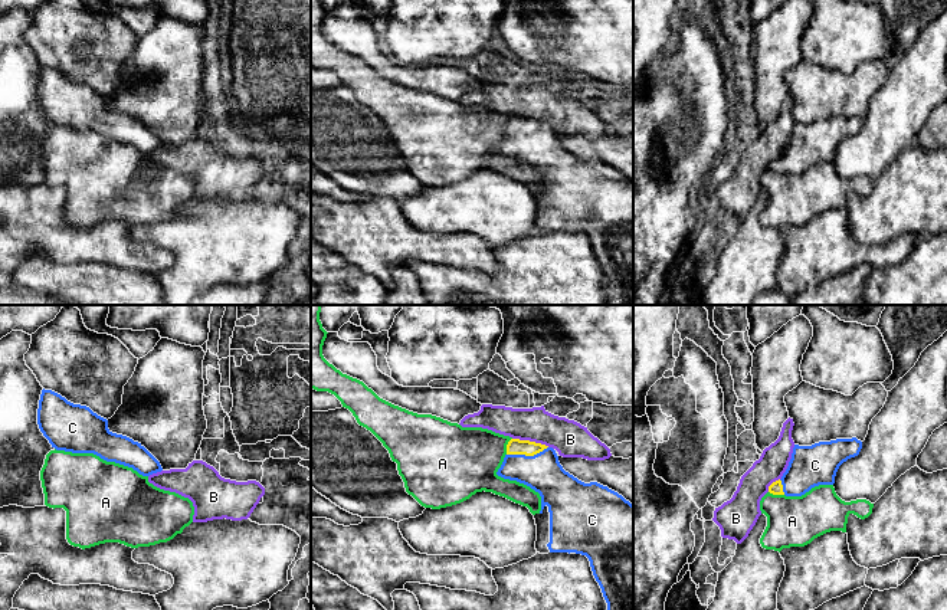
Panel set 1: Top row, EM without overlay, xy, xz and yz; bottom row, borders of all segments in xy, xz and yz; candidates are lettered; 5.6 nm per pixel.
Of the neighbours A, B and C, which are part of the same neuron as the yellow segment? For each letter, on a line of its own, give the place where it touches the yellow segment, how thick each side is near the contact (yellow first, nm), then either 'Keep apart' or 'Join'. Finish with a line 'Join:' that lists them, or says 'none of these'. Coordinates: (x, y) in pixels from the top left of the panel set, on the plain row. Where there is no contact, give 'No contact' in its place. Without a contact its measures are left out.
A: Touches yellow at xz (507, 124). Thickness 90 nm (yellow) against 380 nm. Keep apart
B: Touches yellow at xz (531, 120). Thickness 90 nm (yellow) against 200 nm. Keep apart
C: Touches yellow at xz (527, 133). Thickness 90 nm (yellow) against 220 nm. Join
Join: C

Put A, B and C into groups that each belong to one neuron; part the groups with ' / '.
A / B / C

